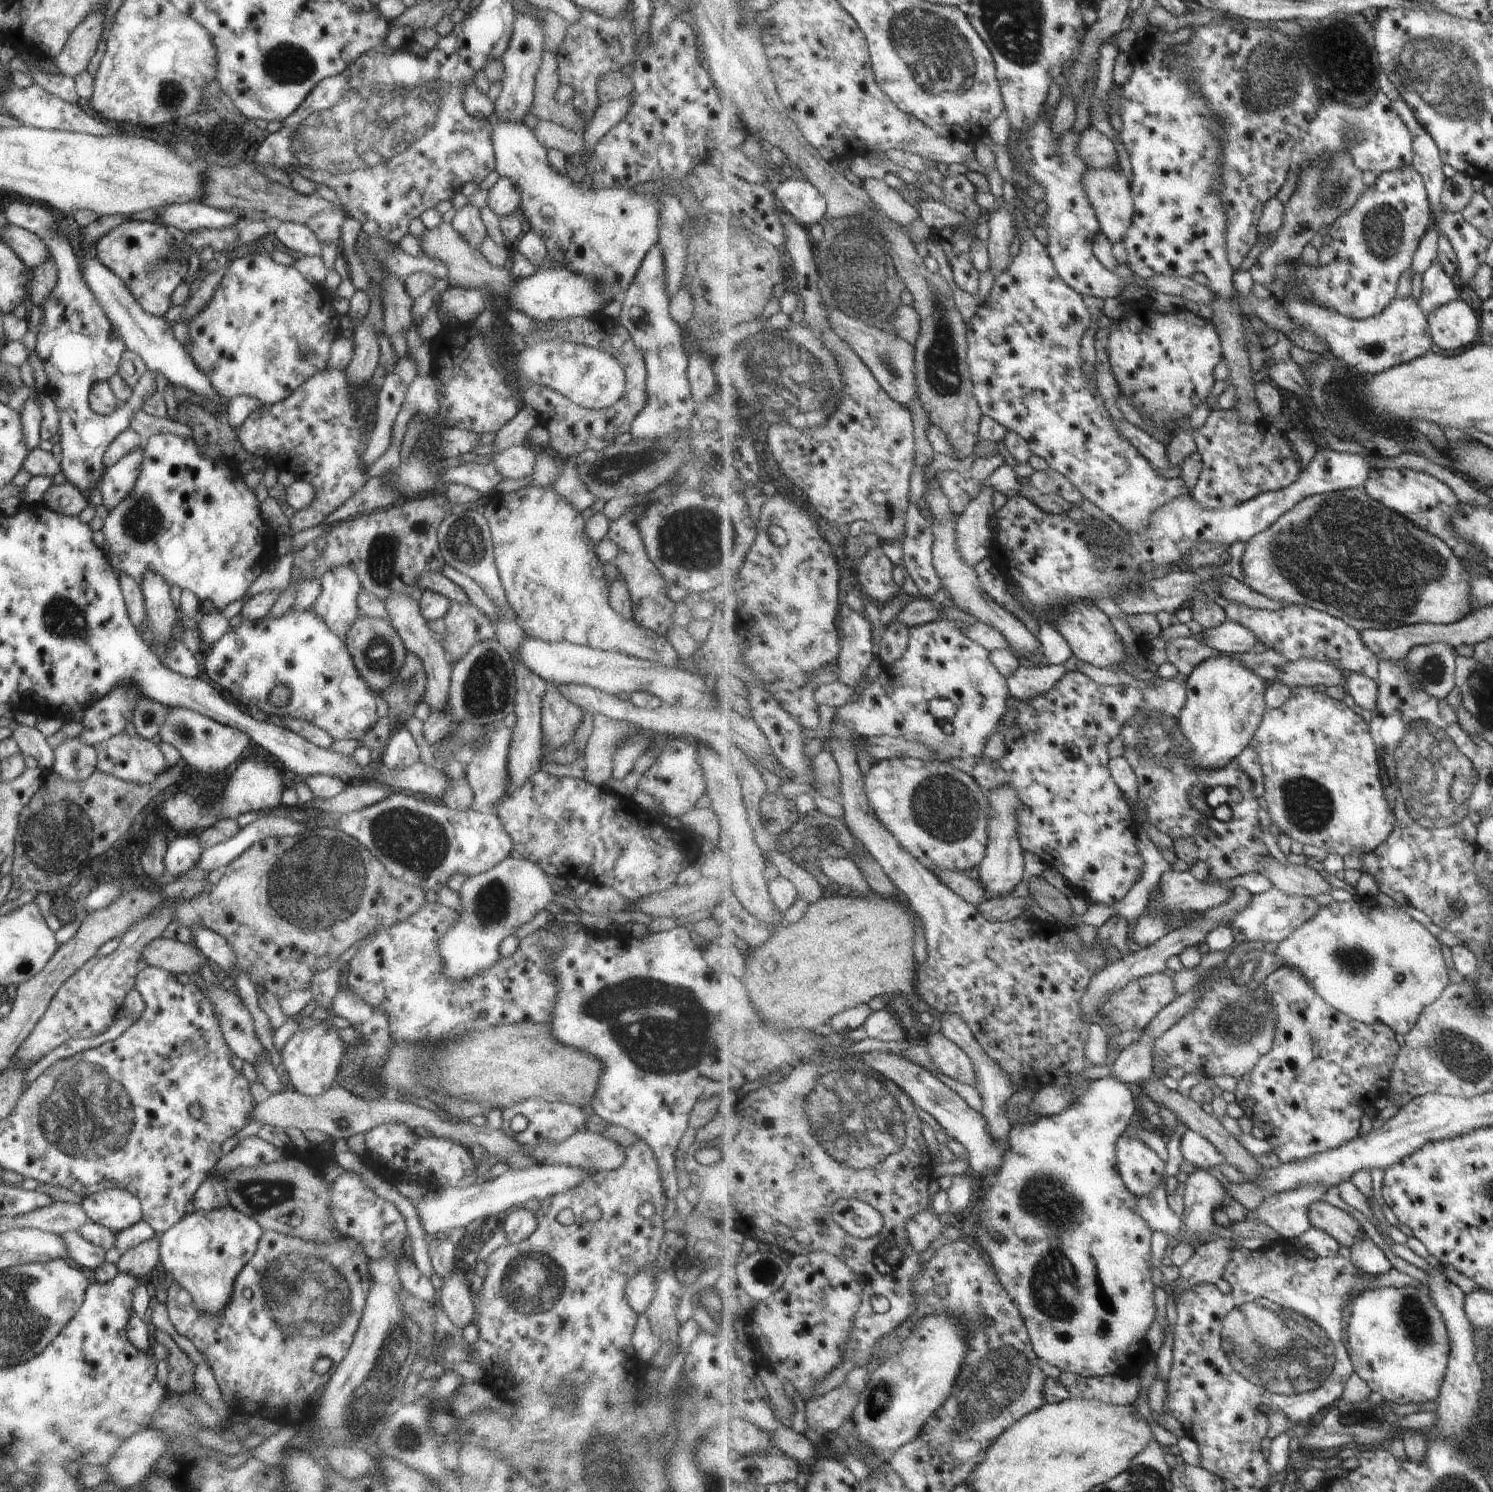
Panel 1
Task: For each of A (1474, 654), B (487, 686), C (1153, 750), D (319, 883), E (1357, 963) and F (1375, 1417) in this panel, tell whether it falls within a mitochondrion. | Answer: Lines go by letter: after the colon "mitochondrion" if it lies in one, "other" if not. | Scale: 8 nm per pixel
A: other
B: mitochondrion
C: mitochondrion
D: mitochondrion
E: mitochondrion
F: mitochondrion

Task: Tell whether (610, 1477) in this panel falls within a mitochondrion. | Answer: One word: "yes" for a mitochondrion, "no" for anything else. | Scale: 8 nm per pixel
yes

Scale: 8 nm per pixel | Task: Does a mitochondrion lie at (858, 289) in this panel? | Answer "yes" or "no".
yes

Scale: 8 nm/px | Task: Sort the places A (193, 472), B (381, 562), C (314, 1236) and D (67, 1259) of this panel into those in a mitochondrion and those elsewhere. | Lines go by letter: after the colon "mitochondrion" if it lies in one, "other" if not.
A: other
B: mitochondrion
C: mitochondrion
D: other

